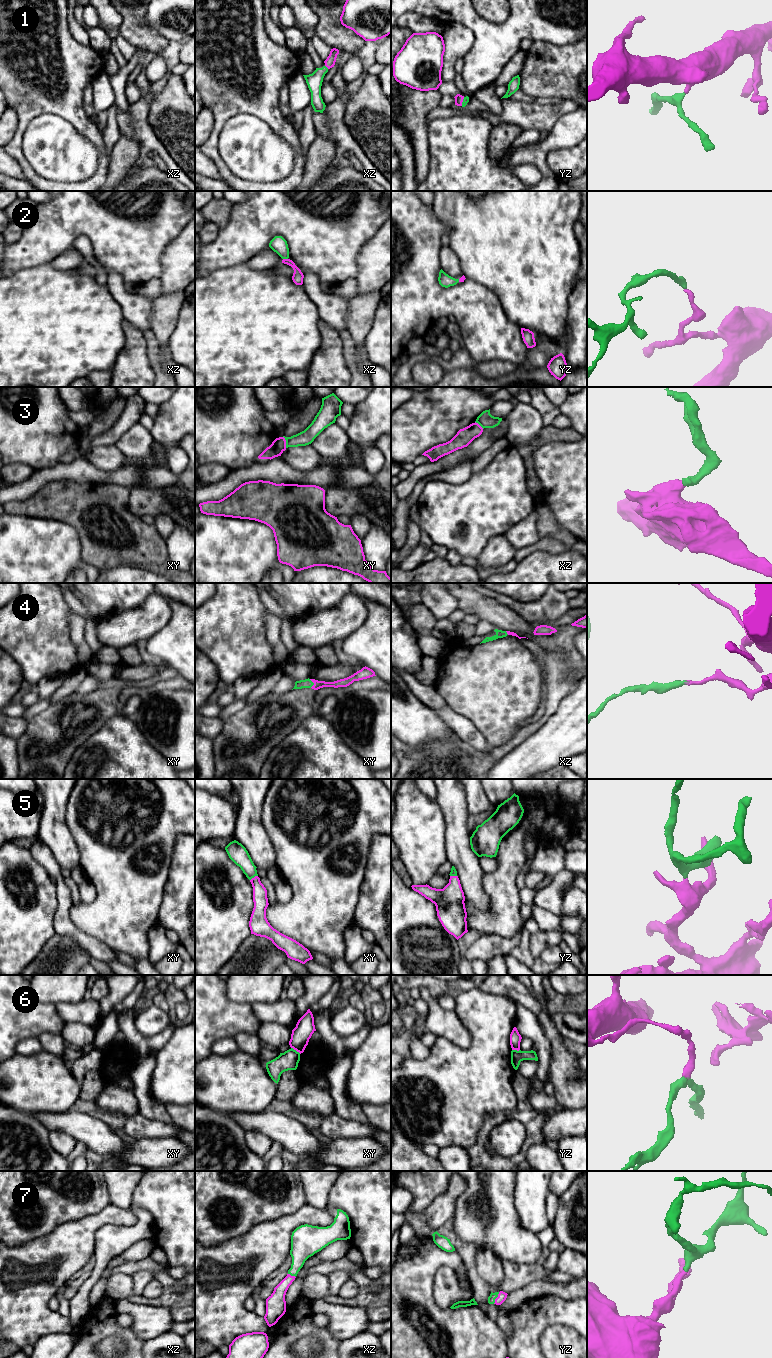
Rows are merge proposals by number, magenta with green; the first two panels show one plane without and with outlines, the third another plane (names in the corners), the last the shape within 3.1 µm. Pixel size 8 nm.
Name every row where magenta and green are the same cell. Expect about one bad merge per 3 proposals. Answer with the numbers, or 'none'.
1, 2, 4, 5, 7

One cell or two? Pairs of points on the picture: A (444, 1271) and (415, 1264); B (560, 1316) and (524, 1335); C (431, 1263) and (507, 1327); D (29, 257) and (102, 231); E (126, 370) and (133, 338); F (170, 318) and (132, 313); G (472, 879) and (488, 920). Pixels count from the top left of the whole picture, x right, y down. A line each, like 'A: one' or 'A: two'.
A: two
B: one
C: two
D: one
E: one
F: two
G: two

